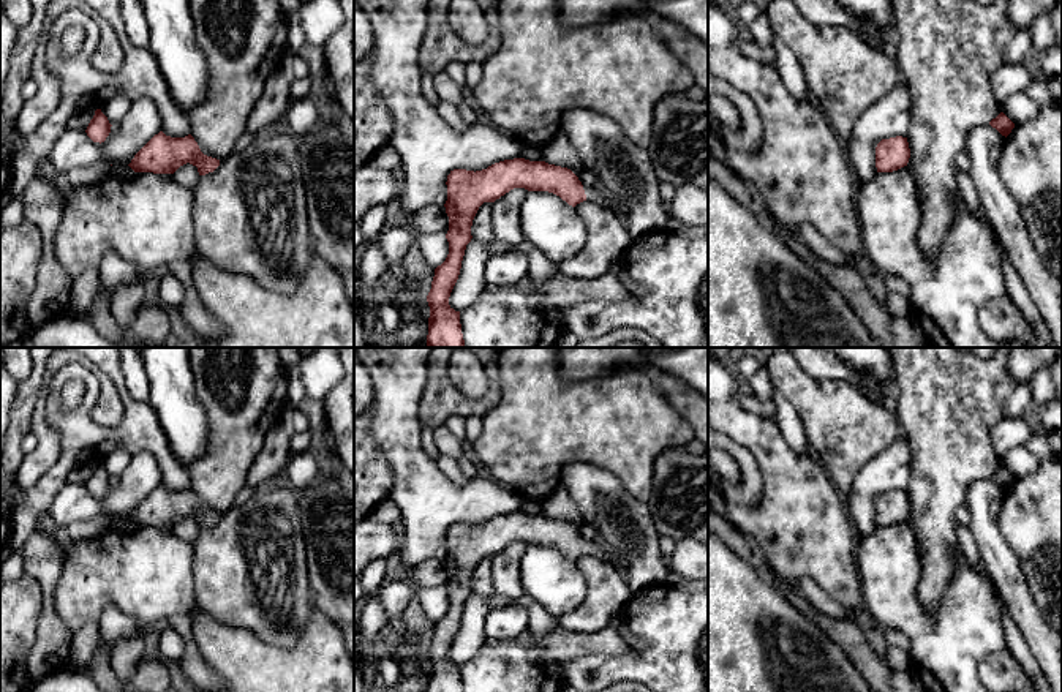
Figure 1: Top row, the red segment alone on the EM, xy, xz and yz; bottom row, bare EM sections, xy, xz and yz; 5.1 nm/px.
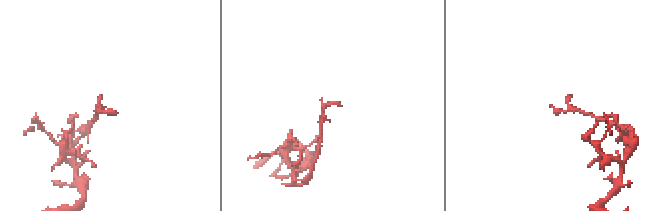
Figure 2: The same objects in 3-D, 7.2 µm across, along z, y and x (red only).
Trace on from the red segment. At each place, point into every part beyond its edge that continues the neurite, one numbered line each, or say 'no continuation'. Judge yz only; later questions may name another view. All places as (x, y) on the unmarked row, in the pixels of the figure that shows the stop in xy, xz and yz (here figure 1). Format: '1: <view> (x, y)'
no continuation

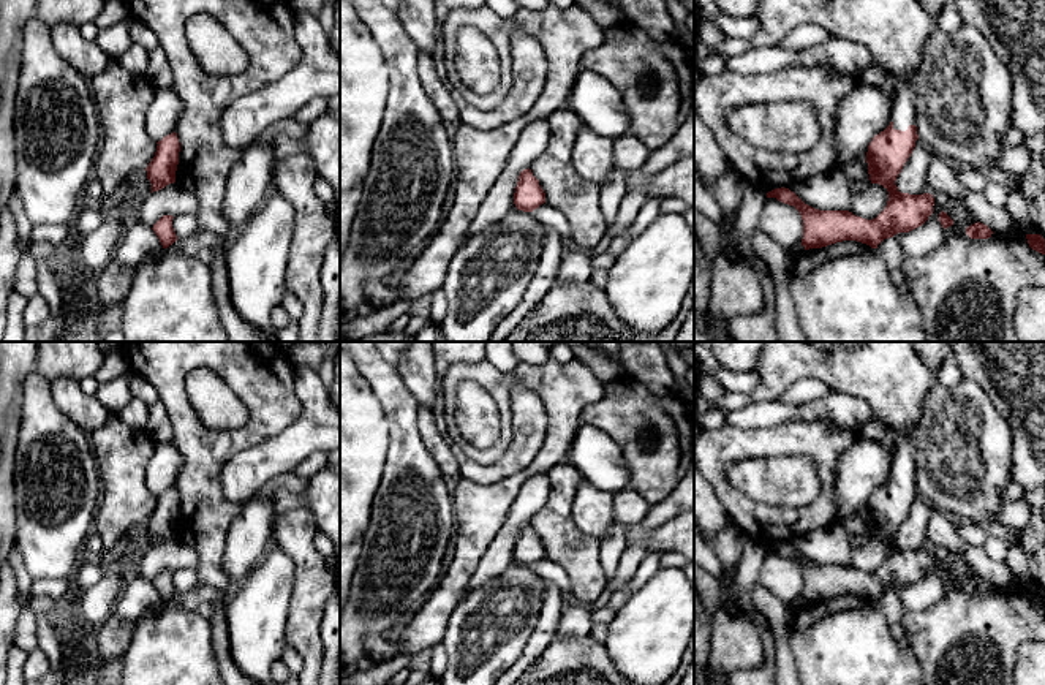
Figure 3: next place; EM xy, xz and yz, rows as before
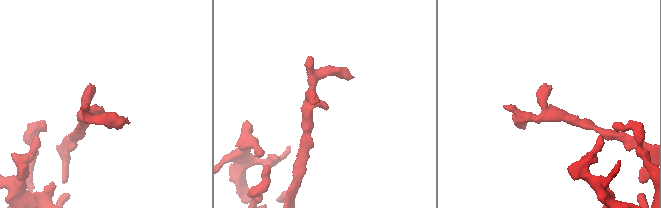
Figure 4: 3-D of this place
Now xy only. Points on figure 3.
no continuation

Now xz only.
no continuation

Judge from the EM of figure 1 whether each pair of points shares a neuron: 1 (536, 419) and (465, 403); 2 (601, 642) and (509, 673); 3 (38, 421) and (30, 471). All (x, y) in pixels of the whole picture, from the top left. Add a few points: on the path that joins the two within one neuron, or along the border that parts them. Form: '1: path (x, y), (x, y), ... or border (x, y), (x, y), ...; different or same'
1: border (497, 373), (501, 383), (501, 398), (482, 416); different
2: path (579, 643), (560, 645), (547, 656), (531, 659); same
3: path (43, 433), (43, 455), (40, 458); same

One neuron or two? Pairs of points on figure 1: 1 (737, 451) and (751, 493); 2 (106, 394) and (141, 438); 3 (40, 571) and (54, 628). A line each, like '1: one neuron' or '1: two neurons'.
1: one neuron
2: two neurons
3: one neuron

